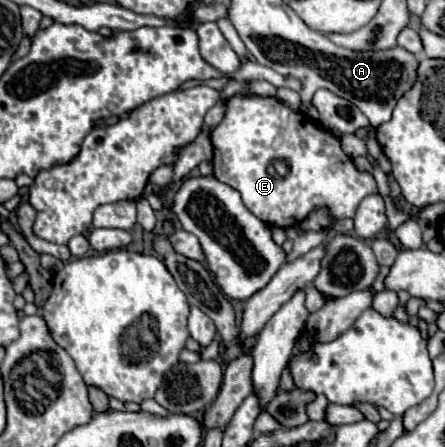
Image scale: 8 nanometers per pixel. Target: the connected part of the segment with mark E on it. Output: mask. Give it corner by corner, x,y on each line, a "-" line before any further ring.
233,97
227,103
223,121
213,129
213,171
215,177
237,189
243,197
243,205
261,221
275,223
279,227
297,227
309,213
327,207
333,219
353,219
357,207
365,195
377,195
377,183
371,173
359,171
351,157
339,155
341,141
329,129
317,127
319,121
307,119
309,115
297,113
275,97

